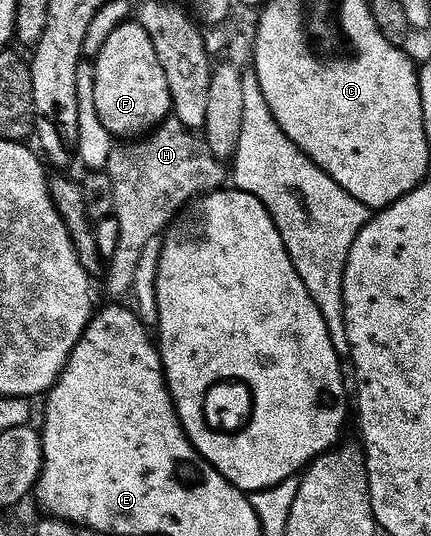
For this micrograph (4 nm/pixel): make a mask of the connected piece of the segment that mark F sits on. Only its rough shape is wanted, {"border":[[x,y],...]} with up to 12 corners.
{"border":[[127,19],[92,61],[95,120],[134,139],[171,112],[149,34]]}

